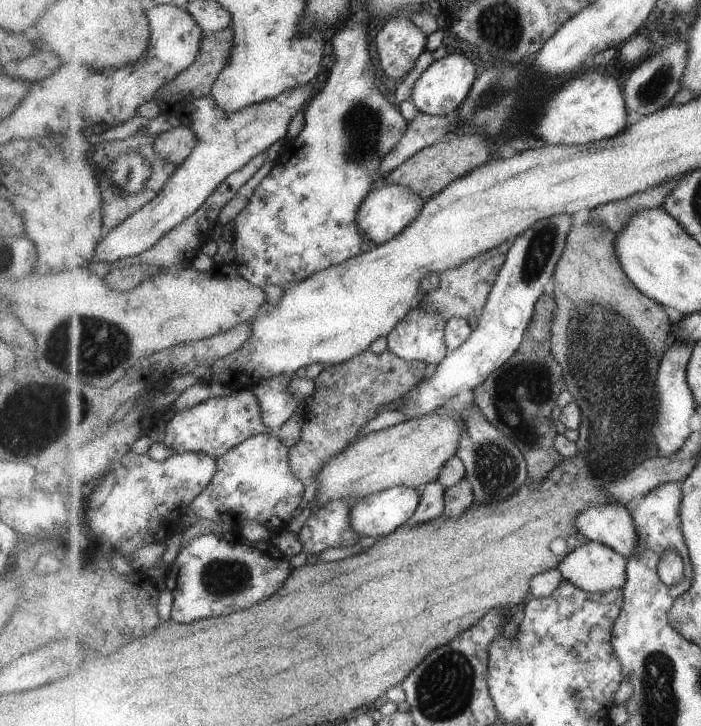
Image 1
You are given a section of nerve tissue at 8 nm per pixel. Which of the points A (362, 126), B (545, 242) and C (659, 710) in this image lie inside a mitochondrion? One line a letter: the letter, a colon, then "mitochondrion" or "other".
A: mitochondrion
B: mitochondrion
C: mitochondrion

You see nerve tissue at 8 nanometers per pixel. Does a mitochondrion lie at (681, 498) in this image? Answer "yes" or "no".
no

